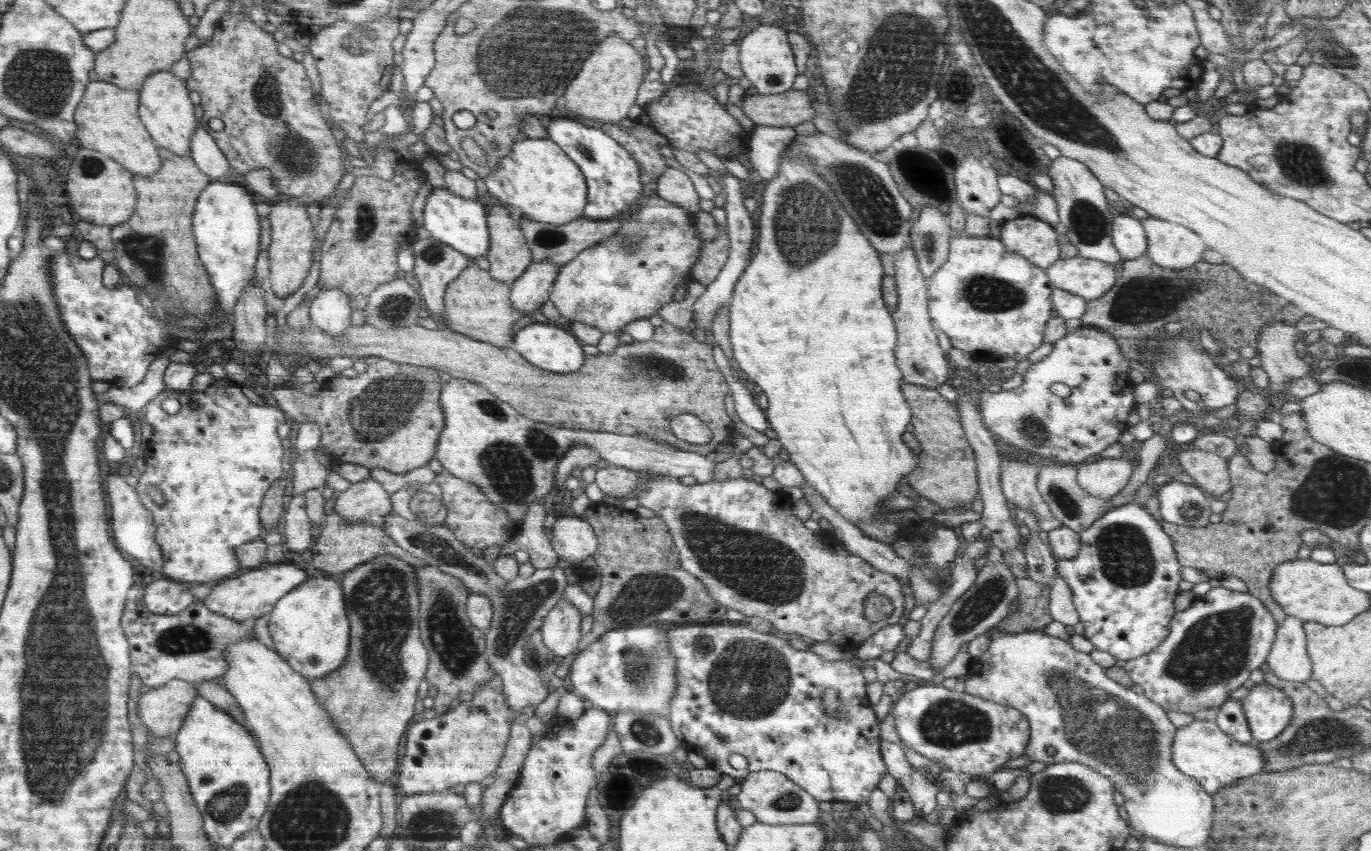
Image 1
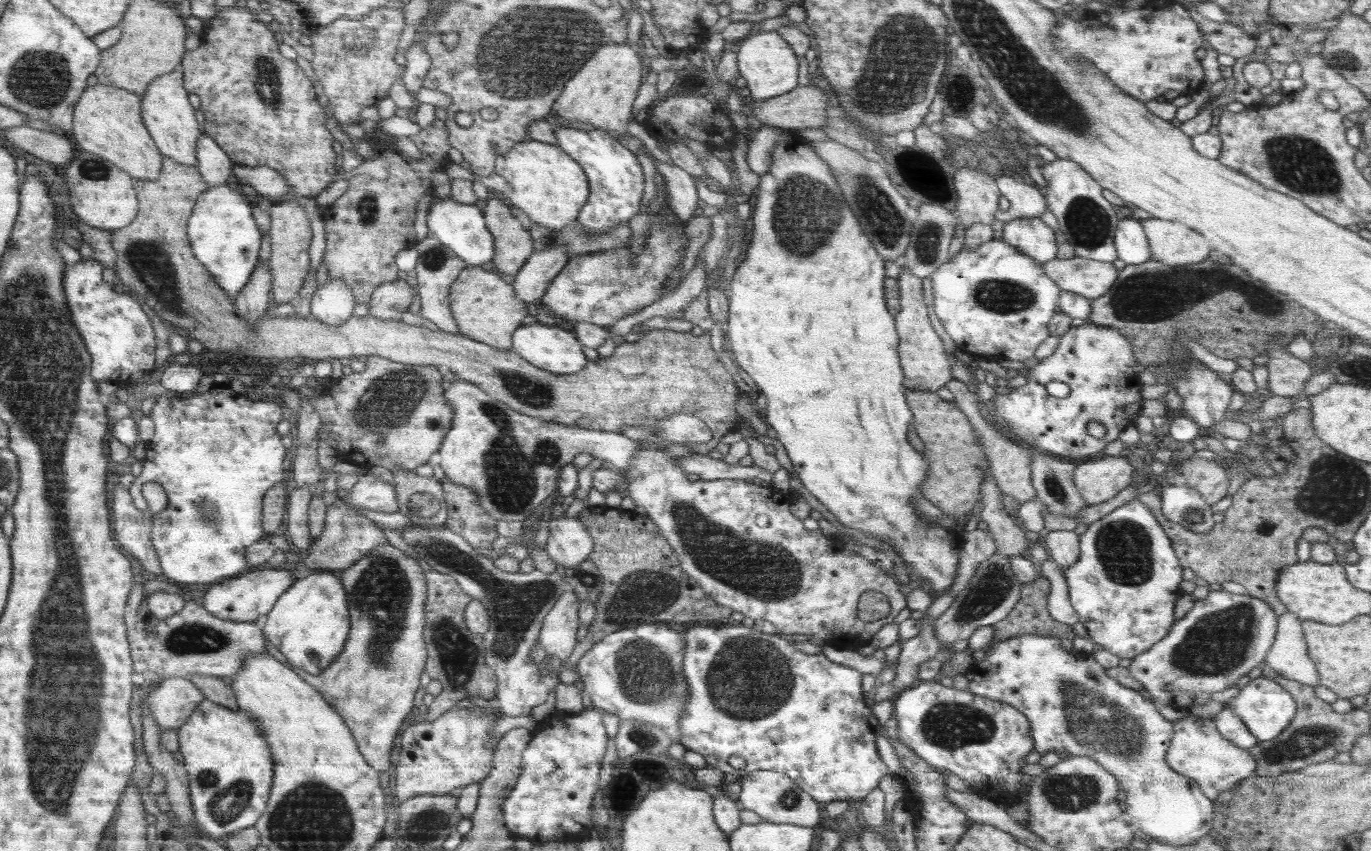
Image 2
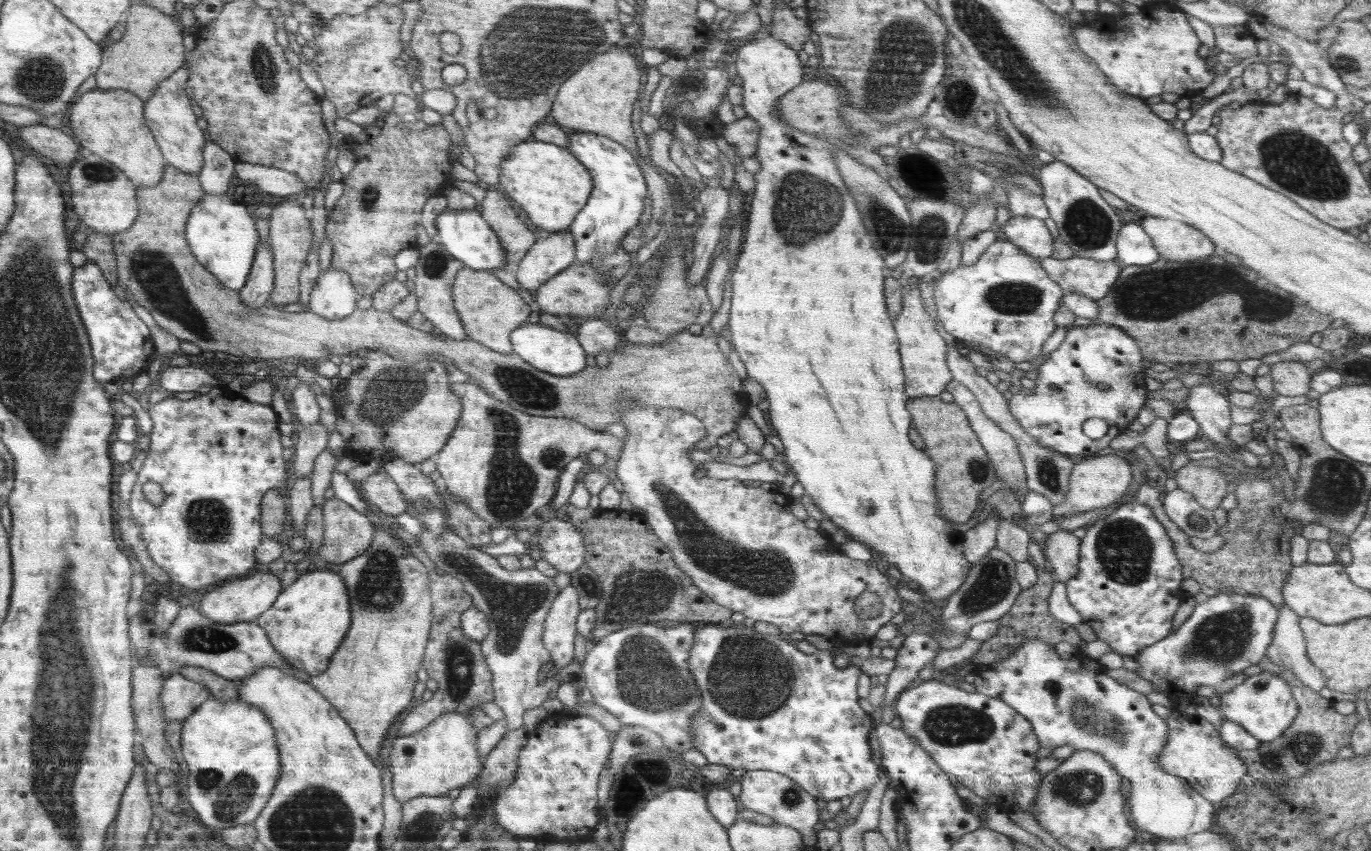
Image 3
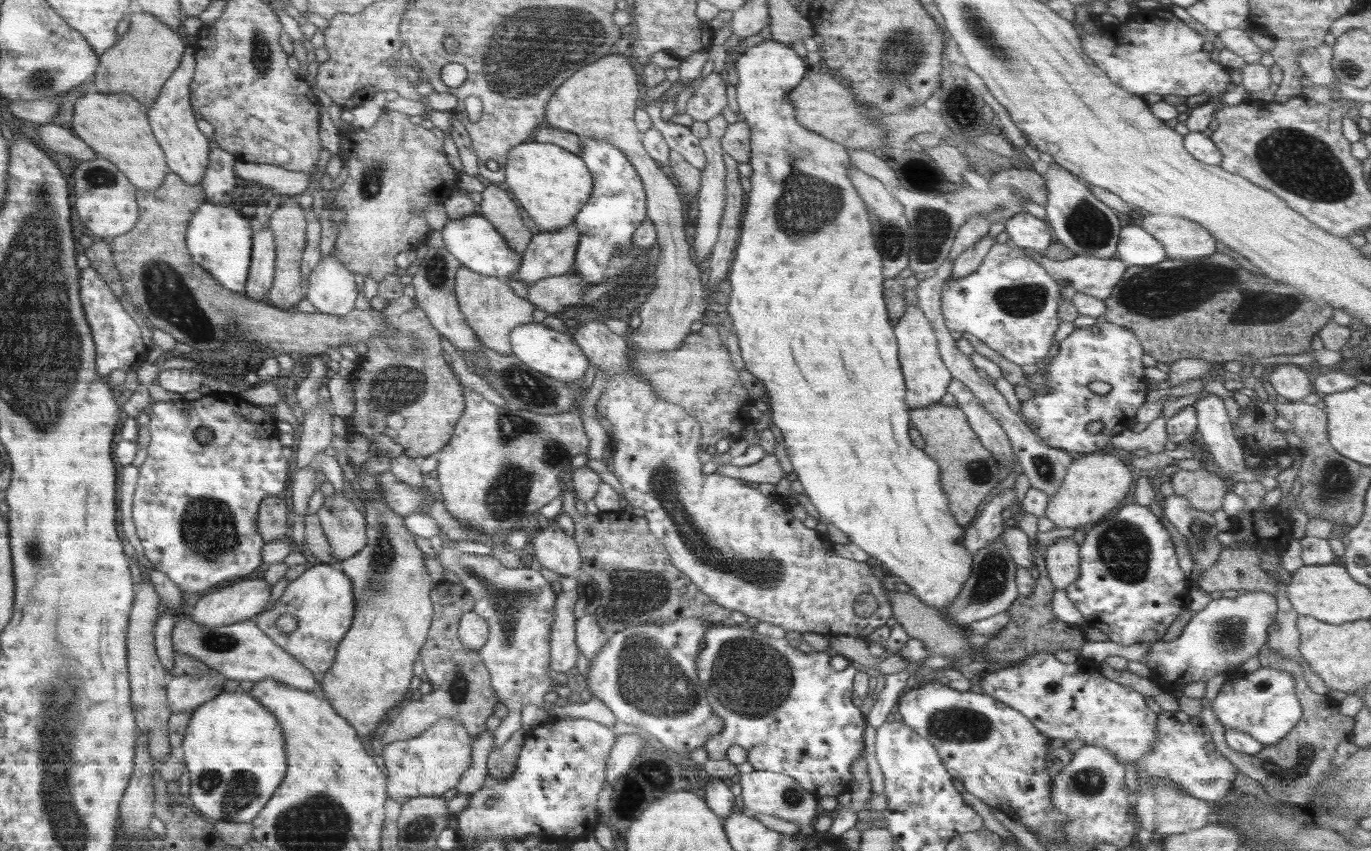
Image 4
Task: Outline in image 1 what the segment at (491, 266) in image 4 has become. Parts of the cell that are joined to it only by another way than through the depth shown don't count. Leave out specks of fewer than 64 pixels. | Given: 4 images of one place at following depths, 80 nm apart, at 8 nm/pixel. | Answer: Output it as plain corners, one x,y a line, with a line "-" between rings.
433,188
426,198
422,220
430,236
442,245
466,254
471,260
487,255
491,250
490,228
486,226
486,212
480,200
471,201
455,195
447,188

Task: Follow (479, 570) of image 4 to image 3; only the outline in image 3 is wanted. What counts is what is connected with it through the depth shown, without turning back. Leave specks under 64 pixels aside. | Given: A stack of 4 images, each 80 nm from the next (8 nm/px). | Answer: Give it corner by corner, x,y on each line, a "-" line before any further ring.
445,530
438,538
431,531
417,534
419,547
426,552
430,562
434,564
436,572
446,572
463,583
465,590
475,598
475,607
487,615
490,632
481,640
484,658
494,675
492,684
496,693
496,706
506,715
506,734
523,727
523,715
529,709
541,707
549,698
550,688
540,683
540,670
549,667
551,653
543,642
546,618
550,614
551,606
558,599
562,590
554,583
554,577
545,575
542,571
532,569
508,570
500,566
496,557
471,547
467,541
453,531

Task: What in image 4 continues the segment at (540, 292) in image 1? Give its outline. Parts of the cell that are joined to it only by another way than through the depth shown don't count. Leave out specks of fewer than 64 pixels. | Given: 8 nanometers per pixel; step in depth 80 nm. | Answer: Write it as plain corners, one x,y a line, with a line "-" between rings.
571,226
558,231
539,231
523,254
523,264
514,274
516,280
530,285
544,278
571,271
578,253
580,231

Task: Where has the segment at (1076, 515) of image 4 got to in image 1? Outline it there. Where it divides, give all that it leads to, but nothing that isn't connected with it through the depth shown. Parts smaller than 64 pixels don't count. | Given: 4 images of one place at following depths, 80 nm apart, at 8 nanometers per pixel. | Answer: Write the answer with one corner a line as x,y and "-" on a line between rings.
1102,458
1077,466
1077,483
1093,497
1110,499
1128,484
1135,463
1129,458

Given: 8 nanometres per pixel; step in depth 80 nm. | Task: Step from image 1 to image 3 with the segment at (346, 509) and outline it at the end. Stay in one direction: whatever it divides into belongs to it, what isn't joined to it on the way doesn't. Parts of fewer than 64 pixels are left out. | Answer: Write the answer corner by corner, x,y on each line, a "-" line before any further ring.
382,470
361,481
362,498
373,504
382,512
396,516
402,514
408,507
406,498
398,485

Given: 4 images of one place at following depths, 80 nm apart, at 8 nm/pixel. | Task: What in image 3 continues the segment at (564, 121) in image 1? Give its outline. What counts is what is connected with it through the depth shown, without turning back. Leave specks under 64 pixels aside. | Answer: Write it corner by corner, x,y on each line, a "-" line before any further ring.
570,132
566,149
587,167
594,178
594,190
570,227
578,244
577,260
600,272
628,265
630,253
623,248
623,238
636,228
644,210
644,196
648,194
646,178
634,160
634,153
615,139
584,132

